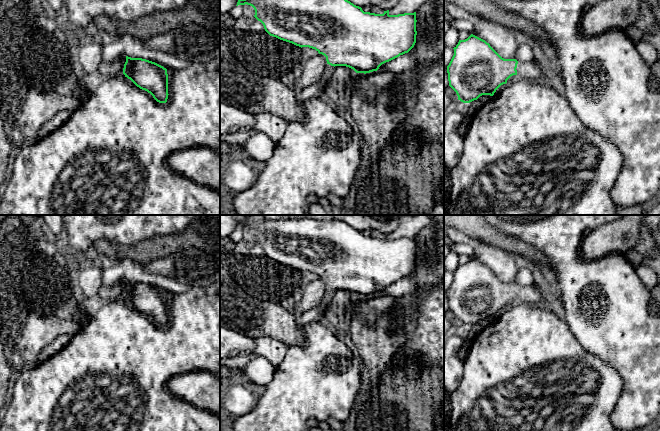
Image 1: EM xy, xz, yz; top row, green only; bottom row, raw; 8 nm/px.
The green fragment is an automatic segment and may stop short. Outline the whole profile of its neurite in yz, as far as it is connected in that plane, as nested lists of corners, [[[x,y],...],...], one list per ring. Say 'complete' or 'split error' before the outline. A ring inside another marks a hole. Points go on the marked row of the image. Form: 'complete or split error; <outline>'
split error; [[[473,34],[465,40],[459,40],[453,49],[454,55],[447,66],[448,81],[449,86],[456,92],[458,100],[463,103],[470,103],[482,95],[493,96],[496,90],[506,84],[513,75],[534,82],[547,80],[536,61],[520,62],[516,59],[504,59],[489,43]]]

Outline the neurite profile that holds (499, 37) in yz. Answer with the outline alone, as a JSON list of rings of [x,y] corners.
[[[484,18],[473,24],[473,34],[490,44],[504,59],[516,59],[516,51],[520,44],[508,28]]]

